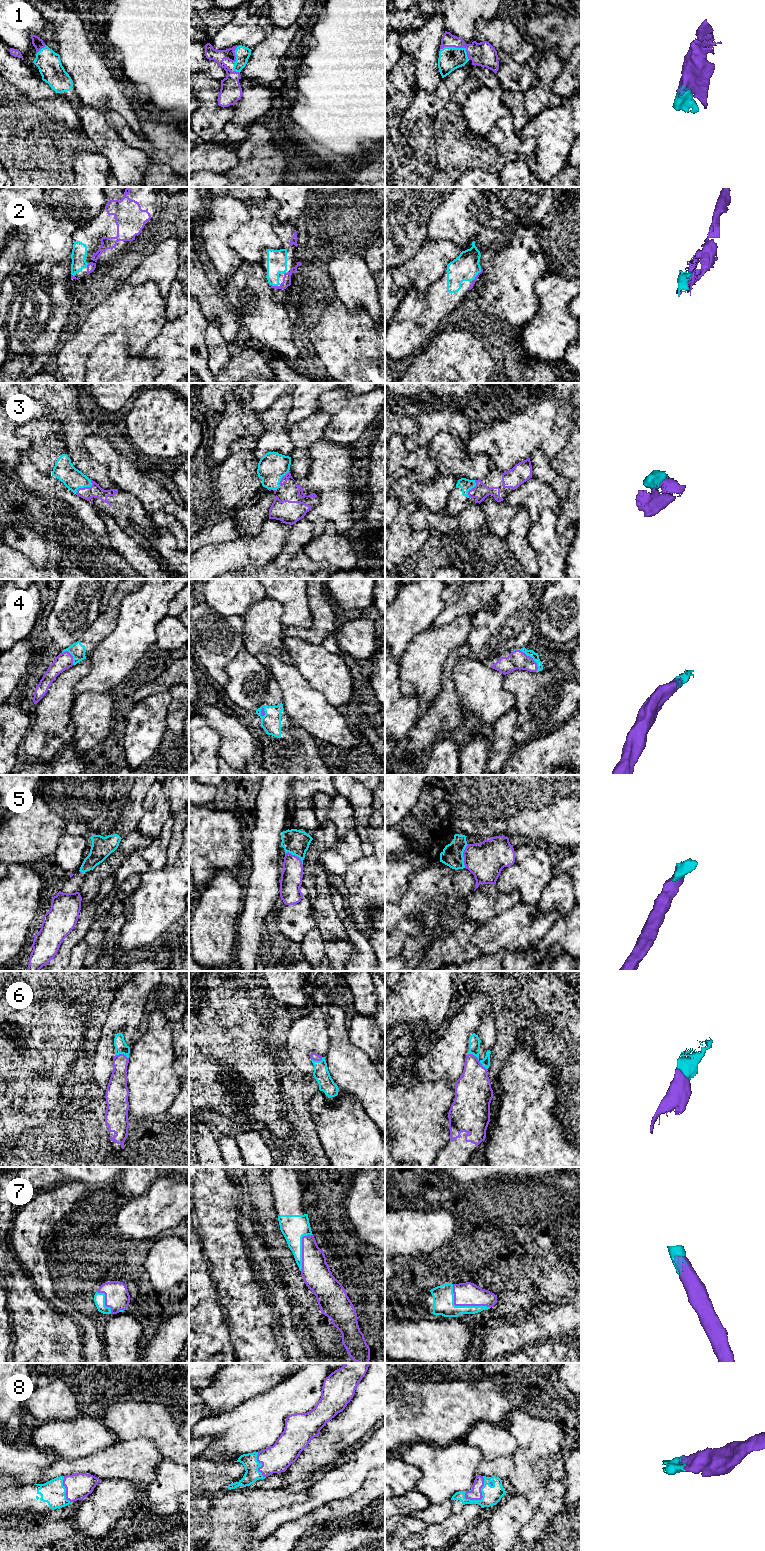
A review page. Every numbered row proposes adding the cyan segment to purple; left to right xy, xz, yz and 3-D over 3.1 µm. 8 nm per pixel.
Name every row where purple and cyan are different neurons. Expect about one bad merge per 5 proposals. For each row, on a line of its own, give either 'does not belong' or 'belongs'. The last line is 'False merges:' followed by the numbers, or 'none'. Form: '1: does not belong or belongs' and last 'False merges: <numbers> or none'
1: belongs
2: belongs
3: belongs
4: belongs
5: belongs
6: belongs
7: belongs
8: belongs
False merges: none

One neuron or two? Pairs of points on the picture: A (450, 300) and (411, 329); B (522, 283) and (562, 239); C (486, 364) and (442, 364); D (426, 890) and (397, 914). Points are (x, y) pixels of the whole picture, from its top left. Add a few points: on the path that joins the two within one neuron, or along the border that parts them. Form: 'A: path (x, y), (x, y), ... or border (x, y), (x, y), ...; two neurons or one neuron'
A: path (439, 301), (417, 319); one neuron
B: border (538, 235), (546, 256); two neurons
C: path (475, 364), (453, 364); one neuron
D: path (419, 897), (412, 904), (404, 908); one neuron

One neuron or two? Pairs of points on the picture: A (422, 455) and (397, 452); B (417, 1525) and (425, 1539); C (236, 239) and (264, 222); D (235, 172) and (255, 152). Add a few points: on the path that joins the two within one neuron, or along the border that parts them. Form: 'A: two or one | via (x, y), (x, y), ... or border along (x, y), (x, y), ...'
A: one | via (416, 457), (403, 458)
B: two | border along (427, 1525), (413, 1533), (410, 1540)
C: one | via (243, 239), (247, 239), (257, 229)
D: one | via (240, 167), (250, 157)

